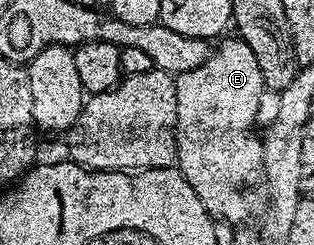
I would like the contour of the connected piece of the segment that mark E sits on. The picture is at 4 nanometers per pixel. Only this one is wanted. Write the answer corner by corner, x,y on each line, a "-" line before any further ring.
231,36
227,42
219,41
217,45
213,47
210,51
210,55
206,57
204,62
200,64
198,68
192,68
190,72
184,72
183,74
177,75
174,79
174,87
176,88
176,116
178,117
178,157
176,159
176,166
177,169
182,173
186,179
189,180
190,186
193,187
194,191
196,192
198,199
204,204
204,208
209,212
211,219
219,220
218,218
223,218
226,222
242,222
238,224
246,224
250,217
253,216
254,213
257,212
258,209
263,209
264,206
264,187
266,186
266,164
264,162
264,152
262,151
262,140
259,134
259,131
256,129
256,120
257,120
257,110
260,104
260,100
264,97
264,90
262,90
262,78
264,78
264,72
260,68
260,64
256,64
256,56
252,56
252,48
248,48
248,44
244,44
241,38
237,36

